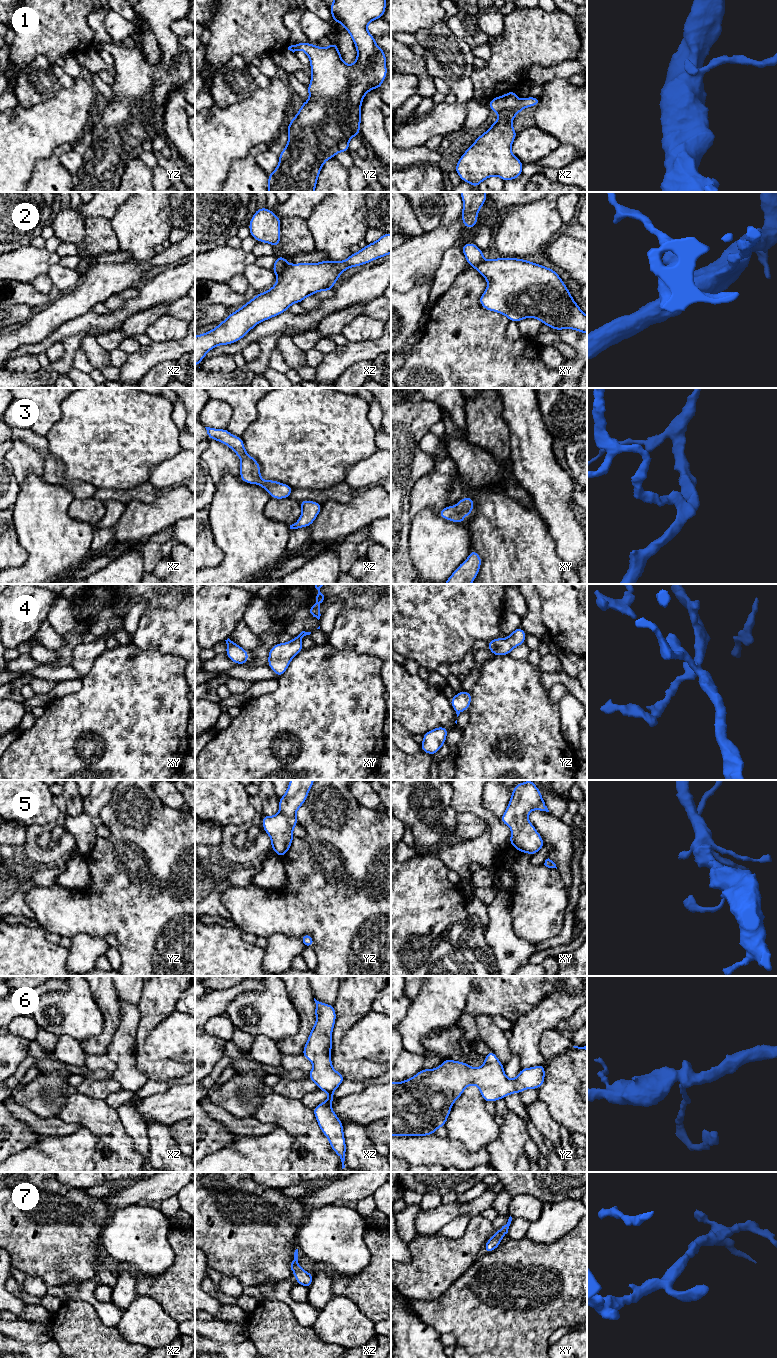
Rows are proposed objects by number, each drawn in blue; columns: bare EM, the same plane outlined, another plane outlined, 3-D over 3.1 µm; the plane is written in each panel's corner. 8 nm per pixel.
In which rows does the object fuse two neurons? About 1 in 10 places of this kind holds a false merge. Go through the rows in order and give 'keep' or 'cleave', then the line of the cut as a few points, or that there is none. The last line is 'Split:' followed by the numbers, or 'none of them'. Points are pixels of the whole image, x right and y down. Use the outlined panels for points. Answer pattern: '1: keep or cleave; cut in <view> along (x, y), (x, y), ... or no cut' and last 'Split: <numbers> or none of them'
1: keep; no cut
2: cleave; cut in xz along (287, 265), (277, 275)
3: keep; no cut
4: keep; no cut
5: keep; no cut
6: keep; no cut
7: keep; no cut
Split: 2

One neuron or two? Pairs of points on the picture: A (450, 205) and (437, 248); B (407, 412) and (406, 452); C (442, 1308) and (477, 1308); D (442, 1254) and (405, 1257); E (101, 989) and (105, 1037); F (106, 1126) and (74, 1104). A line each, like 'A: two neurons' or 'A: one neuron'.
A: two neurons
B: one neuron
C: one neuron
D: two neurons
E: one neuron
F: one neuron

